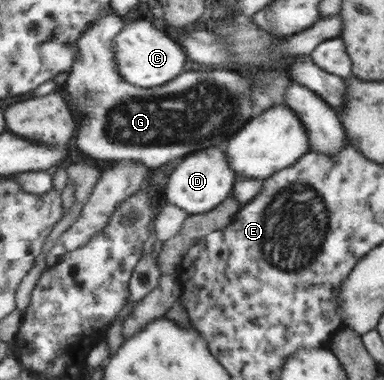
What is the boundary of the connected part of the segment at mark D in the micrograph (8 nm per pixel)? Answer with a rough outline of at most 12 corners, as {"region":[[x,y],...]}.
{"region":[[223,147],[188,154],[163,187],[167,204],[206,214],[233,195]]}

